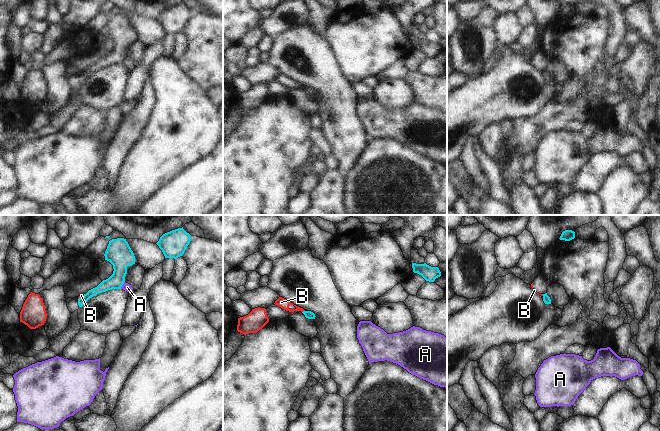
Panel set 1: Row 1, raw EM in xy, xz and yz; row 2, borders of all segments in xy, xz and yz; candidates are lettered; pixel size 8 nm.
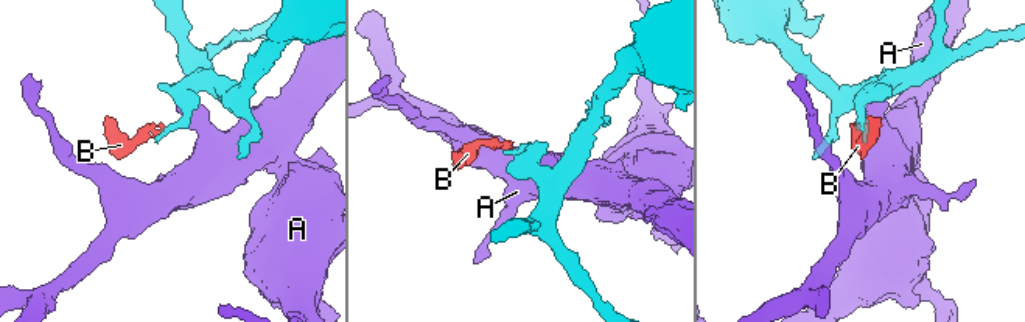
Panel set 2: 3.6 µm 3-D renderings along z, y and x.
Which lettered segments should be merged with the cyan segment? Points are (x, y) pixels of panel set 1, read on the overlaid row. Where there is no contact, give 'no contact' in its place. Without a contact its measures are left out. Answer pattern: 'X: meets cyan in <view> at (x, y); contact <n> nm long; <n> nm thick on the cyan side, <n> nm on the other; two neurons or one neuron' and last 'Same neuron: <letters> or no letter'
A: meets cyan in xy at (122, 284); contact 70 nm long; 200 nm thick on the cyan side, 70 nm on the other; two neurons
B: meets cyan in xz at (303, 311); contact 30 nm long; 60 nm thick on the cyan side, 80 nm on the other; two neurons
Same neuron: no letter

